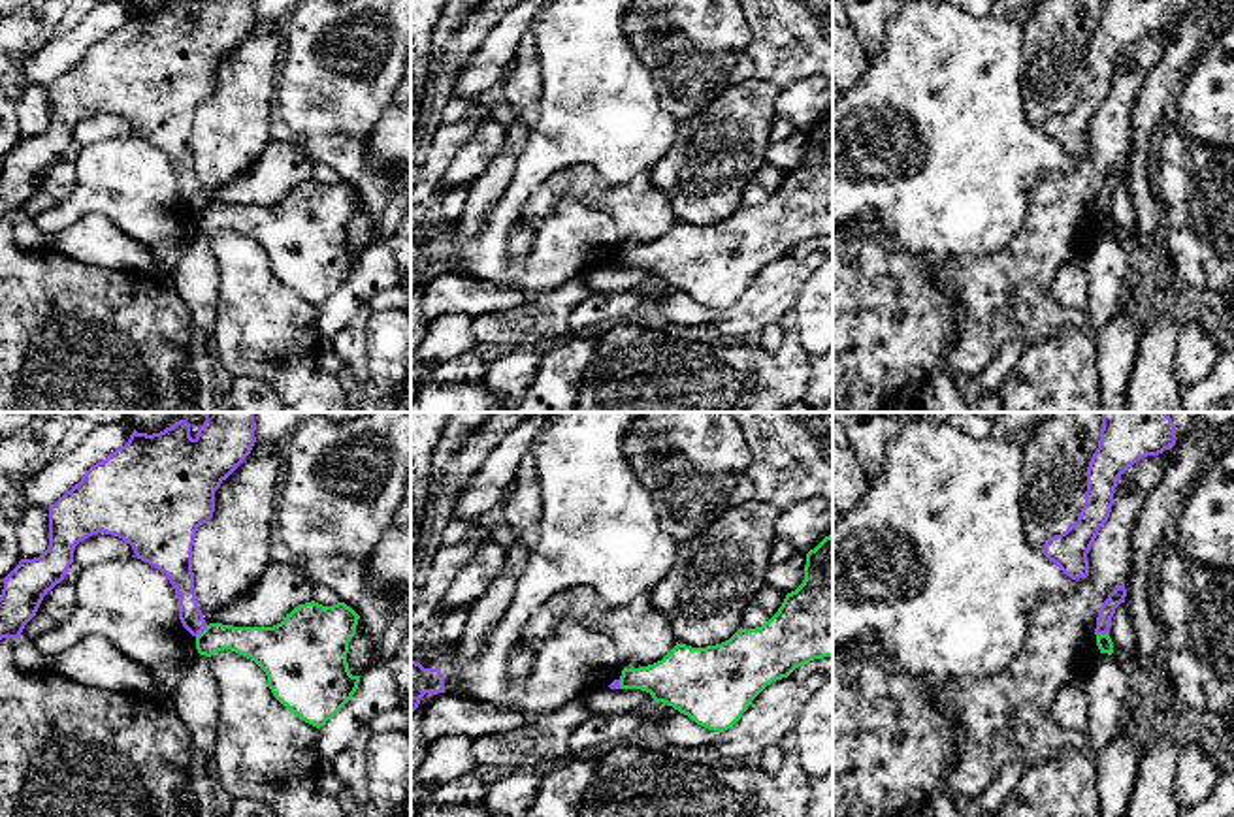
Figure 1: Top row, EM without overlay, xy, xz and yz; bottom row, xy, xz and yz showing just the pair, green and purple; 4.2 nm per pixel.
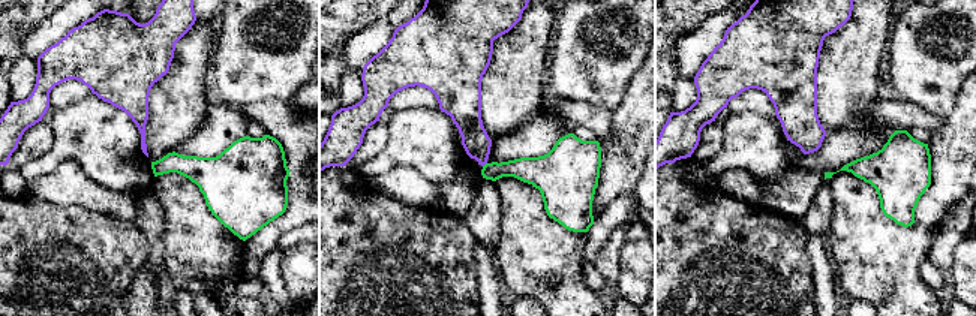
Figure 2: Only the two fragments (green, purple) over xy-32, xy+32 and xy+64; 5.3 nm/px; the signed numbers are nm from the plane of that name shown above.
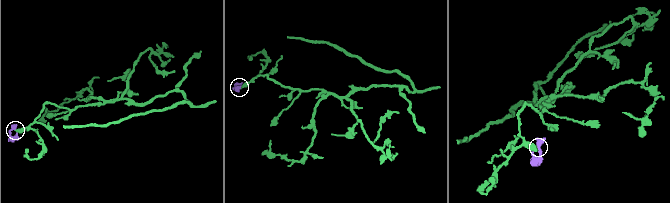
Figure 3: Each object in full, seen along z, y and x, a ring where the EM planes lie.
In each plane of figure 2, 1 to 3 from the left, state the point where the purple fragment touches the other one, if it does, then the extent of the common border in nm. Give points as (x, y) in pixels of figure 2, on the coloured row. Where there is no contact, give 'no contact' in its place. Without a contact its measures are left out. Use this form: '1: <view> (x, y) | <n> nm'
1: no contact
2: xy+32 (485, 165) | 40 nm
3: no contact

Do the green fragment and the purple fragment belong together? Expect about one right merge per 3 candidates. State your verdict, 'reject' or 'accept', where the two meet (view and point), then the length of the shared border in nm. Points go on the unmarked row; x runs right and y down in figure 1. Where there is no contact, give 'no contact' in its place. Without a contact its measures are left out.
reject; meets green in yz at (1103, 213); contact 70 nm long

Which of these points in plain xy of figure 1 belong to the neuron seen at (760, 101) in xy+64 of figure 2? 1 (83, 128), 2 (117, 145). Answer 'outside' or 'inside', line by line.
1: inside
2: outside

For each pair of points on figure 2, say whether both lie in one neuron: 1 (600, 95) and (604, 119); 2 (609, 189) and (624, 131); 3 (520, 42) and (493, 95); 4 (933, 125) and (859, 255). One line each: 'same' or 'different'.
1: different
2: same
3: same
4: different

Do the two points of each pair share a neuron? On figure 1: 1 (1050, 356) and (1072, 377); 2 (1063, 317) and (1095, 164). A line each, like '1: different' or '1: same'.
1: same
2: same

